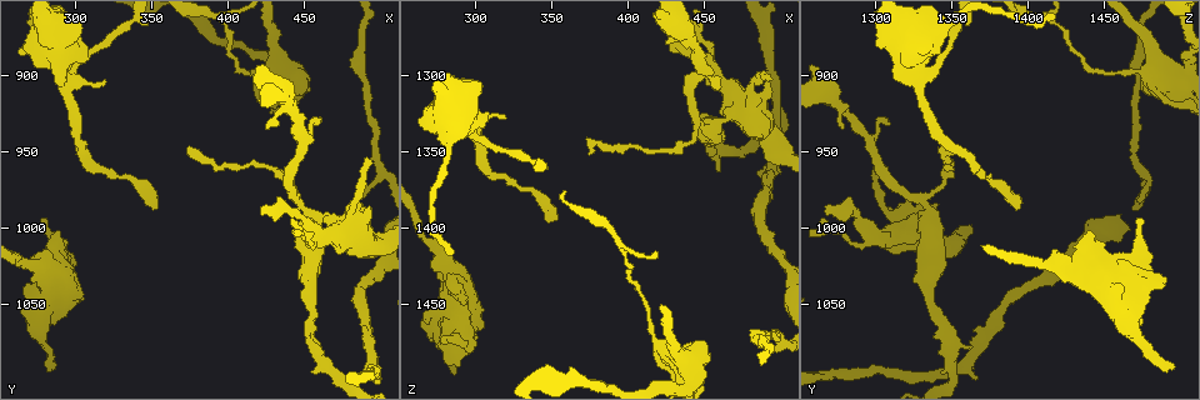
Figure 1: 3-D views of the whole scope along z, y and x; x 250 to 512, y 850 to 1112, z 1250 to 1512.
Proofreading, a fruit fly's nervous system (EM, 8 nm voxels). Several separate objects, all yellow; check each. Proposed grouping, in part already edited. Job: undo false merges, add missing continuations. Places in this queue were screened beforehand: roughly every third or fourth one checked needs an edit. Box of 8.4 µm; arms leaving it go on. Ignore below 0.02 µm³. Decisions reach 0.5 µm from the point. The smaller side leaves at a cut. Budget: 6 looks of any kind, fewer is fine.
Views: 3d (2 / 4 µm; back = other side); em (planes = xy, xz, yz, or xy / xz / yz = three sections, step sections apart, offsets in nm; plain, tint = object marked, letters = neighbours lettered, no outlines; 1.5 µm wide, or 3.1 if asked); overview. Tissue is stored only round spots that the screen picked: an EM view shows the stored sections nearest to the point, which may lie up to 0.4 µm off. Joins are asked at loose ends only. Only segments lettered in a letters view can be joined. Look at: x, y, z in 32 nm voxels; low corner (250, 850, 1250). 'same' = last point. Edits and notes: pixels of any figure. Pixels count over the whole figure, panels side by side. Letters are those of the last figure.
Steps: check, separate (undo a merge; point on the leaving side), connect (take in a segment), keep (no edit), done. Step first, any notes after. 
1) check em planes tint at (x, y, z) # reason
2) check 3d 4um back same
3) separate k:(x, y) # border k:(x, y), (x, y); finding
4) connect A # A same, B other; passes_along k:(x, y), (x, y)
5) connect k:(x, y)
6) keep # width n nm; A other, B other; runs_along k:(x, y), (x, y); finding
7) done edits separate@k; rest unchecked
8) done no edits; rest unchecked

check em planes plain at (352, 986, 1394) # end of a long branch

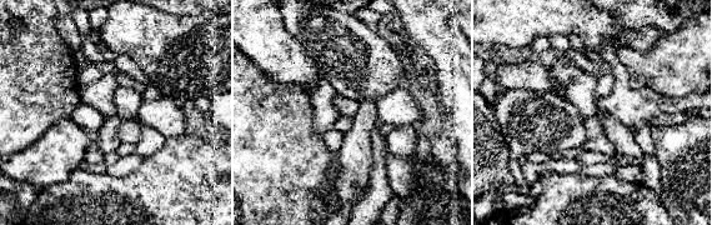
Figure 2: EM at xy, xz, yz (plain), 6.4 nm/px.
check em planes letters same # what lies round it

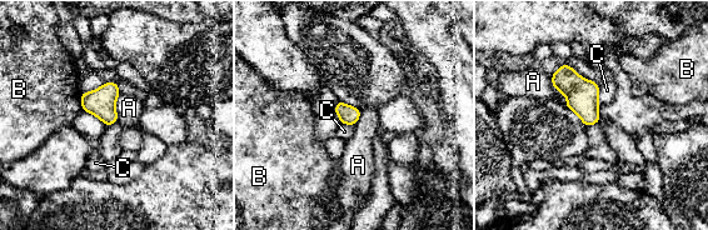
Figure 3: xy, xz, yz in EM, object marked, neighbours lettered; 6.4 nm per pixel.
keep # A other, B other, C other; border 3:(551, 75), (567, 105); no lettered segment goes on from it

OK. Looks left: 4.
check em xy step 8 letters at (276, 1022, 1416) # calibre changes

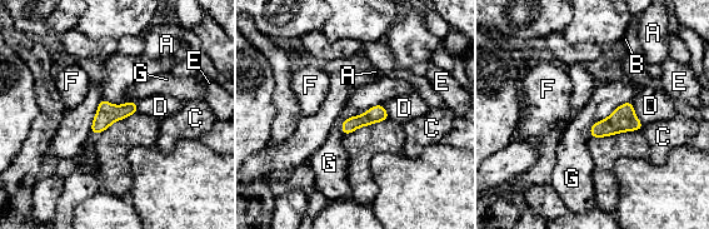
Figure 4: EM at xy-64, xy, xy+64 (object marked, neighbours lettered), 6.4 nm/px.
keep # longest_contact G 360 nm; A other, B other, C other, D other, E other, F other, G other; border 4:(632, 100), (595, 122), (589, 135); all the same neuron

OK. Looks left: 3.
check 3d 4um at (286, 1090, 1496) # tapers out

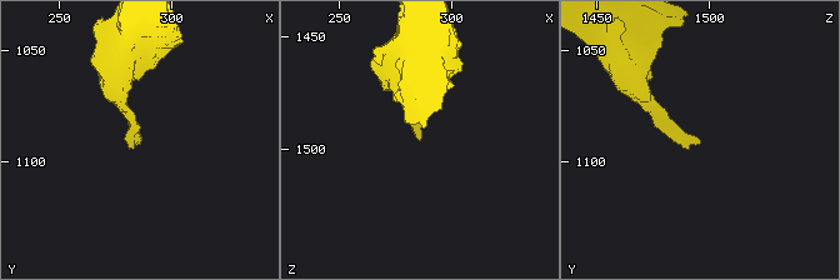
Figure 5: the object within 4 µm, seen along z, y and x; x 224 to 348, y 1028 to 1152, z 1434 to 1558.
check em planes letters at (287, 1090, 1494) # need the tissue

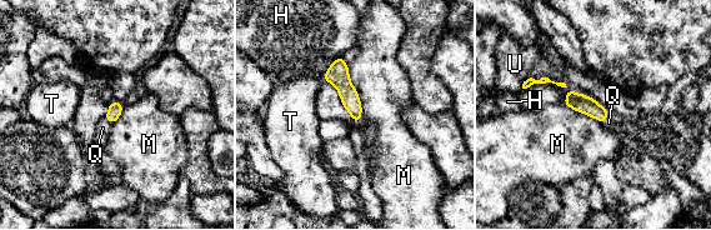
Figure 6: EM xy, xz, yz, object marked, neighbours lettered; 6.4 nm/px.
connect 6:(103, 128) # width 90 nm; H other, M other, Q same, T other, U other; passes_along 6:(115, 109), (108, 120), (103, 128); it goes on there

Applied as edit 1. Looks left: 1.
done edits connect@6; rest unchecked

